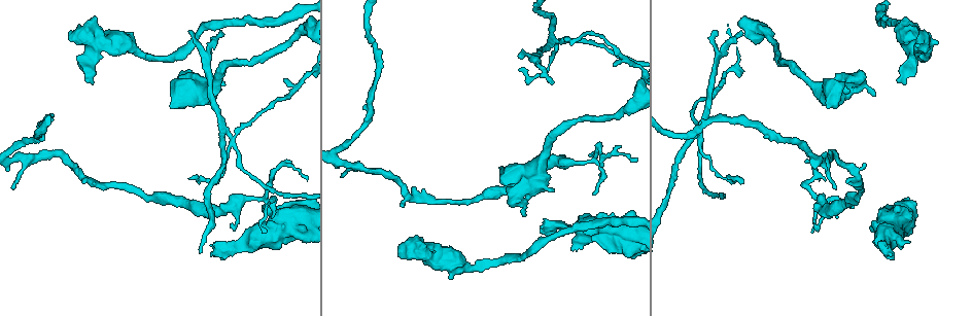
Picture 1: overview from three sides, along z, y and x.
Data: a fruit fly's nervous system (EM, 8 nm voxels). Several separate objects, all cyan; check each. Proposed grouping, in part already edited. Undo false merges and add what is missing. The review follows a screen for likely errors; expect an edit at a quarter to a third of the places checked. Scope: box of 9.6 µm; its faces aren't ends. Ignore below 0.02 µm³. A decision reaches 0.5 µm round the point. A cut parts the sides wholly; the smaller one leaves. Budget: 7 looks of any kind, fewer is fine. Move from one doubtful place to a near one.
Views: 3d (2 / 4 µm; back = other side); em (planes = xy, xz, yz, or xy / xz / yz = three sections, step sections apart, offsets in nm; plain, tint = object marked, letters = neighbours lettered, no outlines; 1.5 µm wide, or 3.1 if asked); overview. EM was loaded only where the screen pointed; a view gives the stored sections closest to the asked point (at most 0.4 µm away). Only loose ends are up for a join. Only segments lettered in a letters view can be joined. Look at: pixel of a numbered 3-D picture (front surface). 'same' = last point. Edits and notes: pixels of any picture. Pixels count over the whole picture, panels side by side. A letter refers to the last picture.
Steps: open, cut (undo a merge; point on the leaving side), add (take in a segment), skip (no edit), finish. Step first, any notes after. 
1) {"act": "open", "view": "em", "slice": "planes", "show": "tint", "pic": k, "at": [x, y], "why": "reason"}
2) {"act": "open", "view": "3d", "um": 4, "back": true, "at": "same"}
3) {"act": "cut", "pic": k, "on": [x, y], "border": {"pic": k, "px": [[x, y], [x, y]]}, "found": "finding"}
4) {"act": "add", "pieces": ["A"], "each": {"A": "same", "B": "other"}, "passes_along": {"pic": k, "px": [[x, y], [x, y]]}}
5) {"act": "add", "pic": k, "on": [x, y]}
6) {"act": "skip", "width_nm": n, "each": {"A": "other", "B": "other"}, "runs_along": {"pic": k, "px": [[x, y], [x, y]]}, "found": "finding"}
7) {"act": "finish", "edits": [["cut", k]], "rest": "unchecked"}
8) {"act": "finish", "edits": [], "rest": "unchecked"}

{"act": "open", "view": "em", "slice": "xy", "step": 8, "show": "letters", "pic": 1, "at": [556, 41], "why": "sharp bend"}

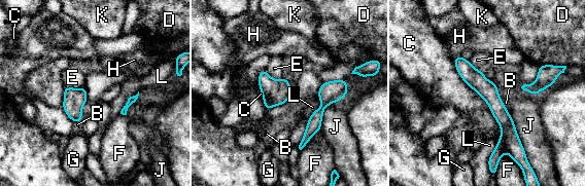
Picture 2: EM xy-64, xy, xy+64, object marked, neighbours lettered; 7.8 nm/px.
{"act": "open", "view": "em", "slice": "planes", "show": "letters", "at": "same", "why": "another direction"}

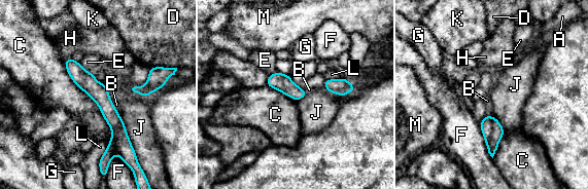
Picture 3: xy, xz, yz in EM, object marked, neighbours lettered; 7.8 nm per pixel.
{"act": "cut", "pic": 3, "on": [486, 124], "width_nm": 150, "each": {"A": "other", "B": "other", "C": "other", "D": "other", "E": "other", "F": "other", "G": "other", "H": "other", "J": "other", "K": "other", "L": "other", "M": "other"}, "border": {"pic": 3, "px": [[491, 116], [492, 135], [486, 144]]}, "found": "a second neuron is stuck on"}

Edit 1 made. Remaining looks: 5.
{"act": "open", "view": "overview"}

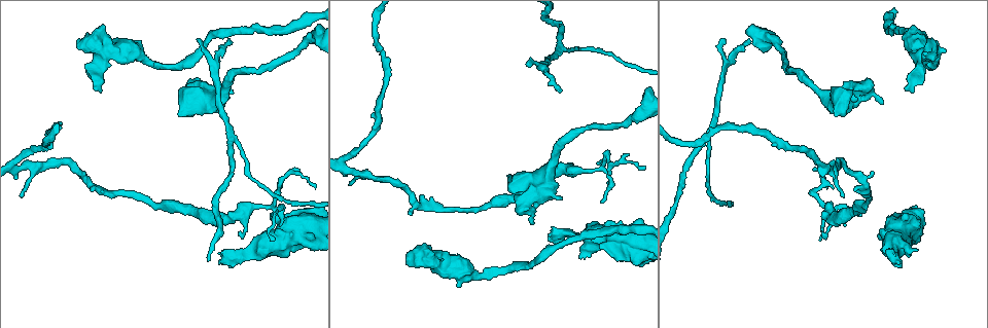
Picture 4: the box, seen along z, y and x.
{"act": "open", "view": "3d", "um": 2, "pic": 4, "at": [558, 91], "why": "tapers out"}

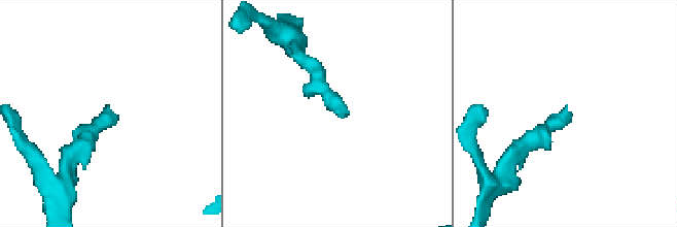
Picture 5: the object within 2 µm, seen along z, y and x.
{"act": "open", "view": "em", "slice": "planes", "show": "tint", "pic": 5, "at": [108, 105], "why": "now the EM"}

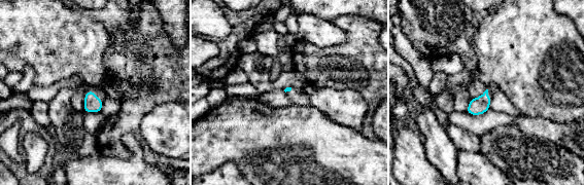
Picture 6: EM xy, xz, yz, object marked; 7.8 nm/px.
{"act": "open", "view": "em", "slice": "planes", "show": "letters", "at": "same"}

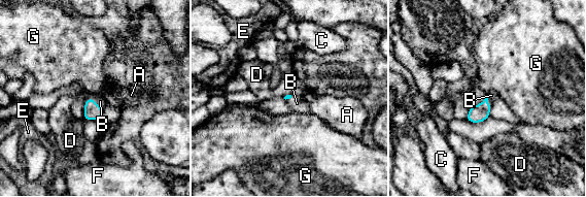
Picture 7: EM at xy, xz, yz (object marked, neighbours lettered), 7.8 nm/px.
{"act": "add", "pieces": ["B"], "each": {"A": "other", "B": "same", "C": "other", "D": "other", "E": "other", "F": "other", "G": "other"}, "found": "the neuron continues"}

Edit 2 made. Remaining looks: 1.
{"act": "open", "view": "em", "slice": "yz", "step": 4, "show": "letters", "pic": 4, "at": [904, 214], "why": "free end"}

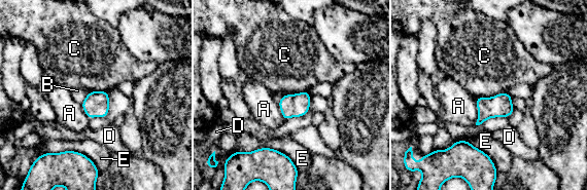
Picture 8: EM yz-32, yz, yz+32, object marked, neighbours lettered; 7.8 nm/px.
{"act": "skip", "each": {"A": "other", "B": "other", "C": "other", "D": "other", "E": "other"}, "border": {"pic": 8, "px": [[89, 91], [80, 103]]}, "found": "none of them fits"}

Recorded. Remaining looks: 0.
{"act": "finish", "edits": [["cut", 3], ["add", 7]], "rest": "unchecked"}

